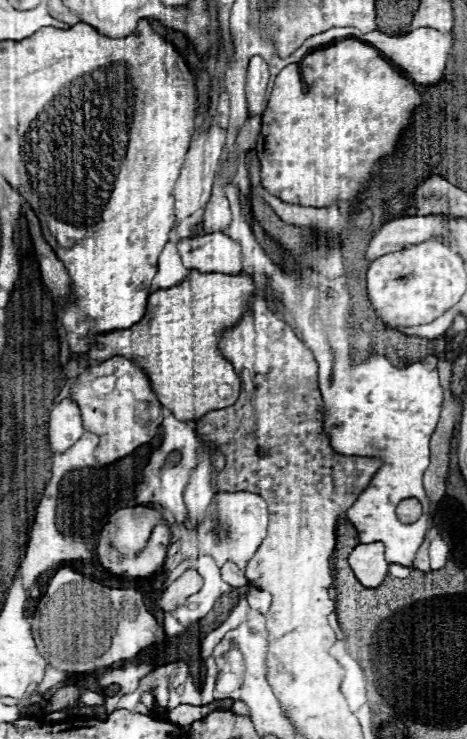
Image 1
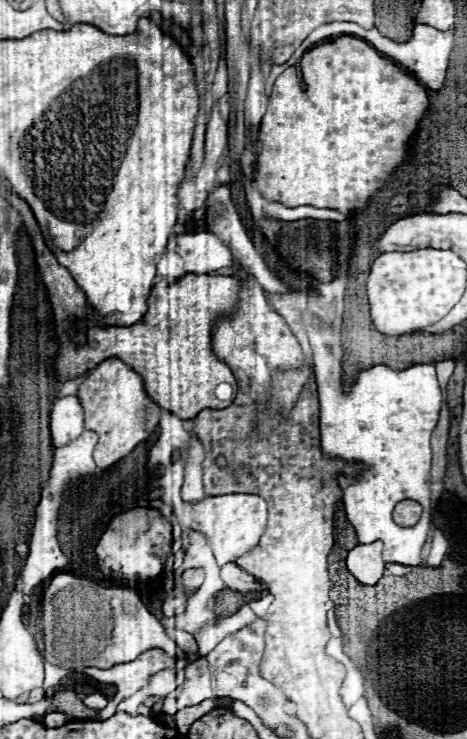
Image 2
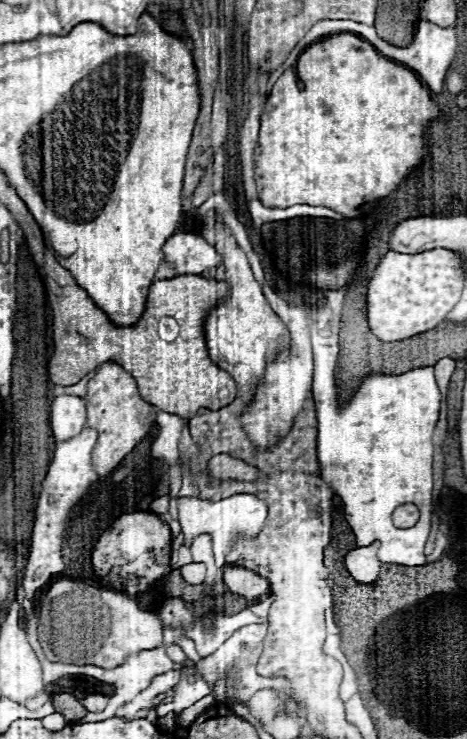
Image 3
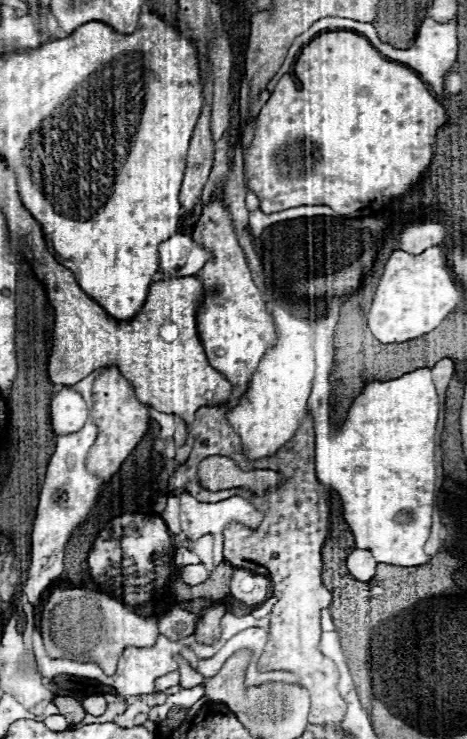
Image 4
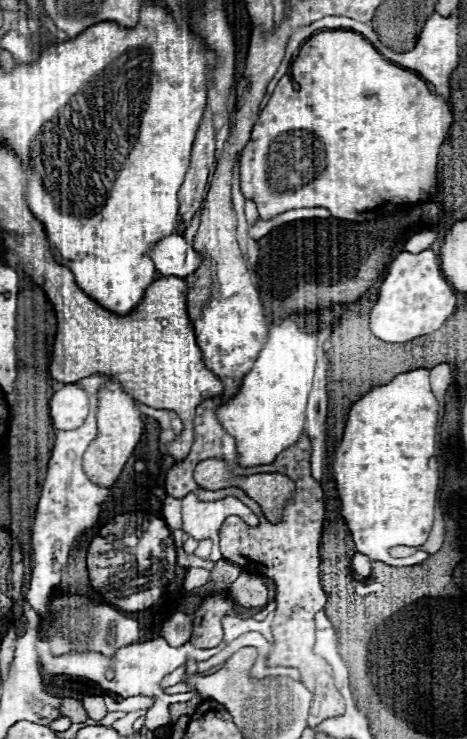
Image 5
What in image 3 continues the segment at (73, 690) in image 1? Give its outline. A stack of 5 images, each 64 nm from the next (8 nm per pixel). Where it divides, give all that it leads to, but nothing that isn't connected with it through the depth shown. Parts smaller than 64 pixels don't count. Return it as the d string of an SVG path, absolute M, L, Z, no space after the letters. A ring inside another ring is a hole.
M56 694L52 702L56 712L60 712L68 722L78 722L88 714L88 710L72 694Z

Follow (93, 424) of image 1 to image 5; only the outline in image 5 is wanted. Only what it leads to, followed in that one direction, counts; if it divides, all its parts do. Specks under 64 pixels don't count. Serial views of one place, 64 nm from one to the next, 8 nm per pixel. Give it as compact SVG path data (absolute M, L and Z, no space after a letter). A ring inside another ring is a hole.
M108 376L104 380L104 386L98 390L96 418L98 418L98 436L92 440L92 444L84 454L84 472L92 482L100 486L112 486L142 436L144 420L136 400L130 394L126 394L126 390L116 378L108 378Z

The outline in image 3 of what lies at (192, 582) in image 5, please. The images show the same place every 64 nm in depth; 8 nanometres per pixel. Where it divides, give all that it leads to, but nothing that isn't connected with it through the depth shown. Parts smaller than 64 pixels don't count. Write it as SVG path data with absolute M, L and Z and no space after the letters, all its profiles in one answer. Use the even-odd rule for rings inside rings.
M192 563L183 566L181 575L184 581L189 585L201 584L205 580L205 565L200 563Z

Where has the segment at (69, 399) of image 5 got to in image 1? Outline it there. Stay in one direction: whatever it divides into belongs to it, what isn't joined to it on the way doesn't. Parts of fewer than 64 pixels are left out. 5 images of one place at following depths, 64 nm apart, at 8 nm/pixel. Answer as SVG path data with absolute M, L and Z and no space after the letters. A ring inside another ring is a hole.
M62 400L58 402L52 412L50 412L50 422L48 422L48 440L50 440L50 450L54 454L66 452L80 436L84 434L82 428L82 418L80 410L72 400Z

